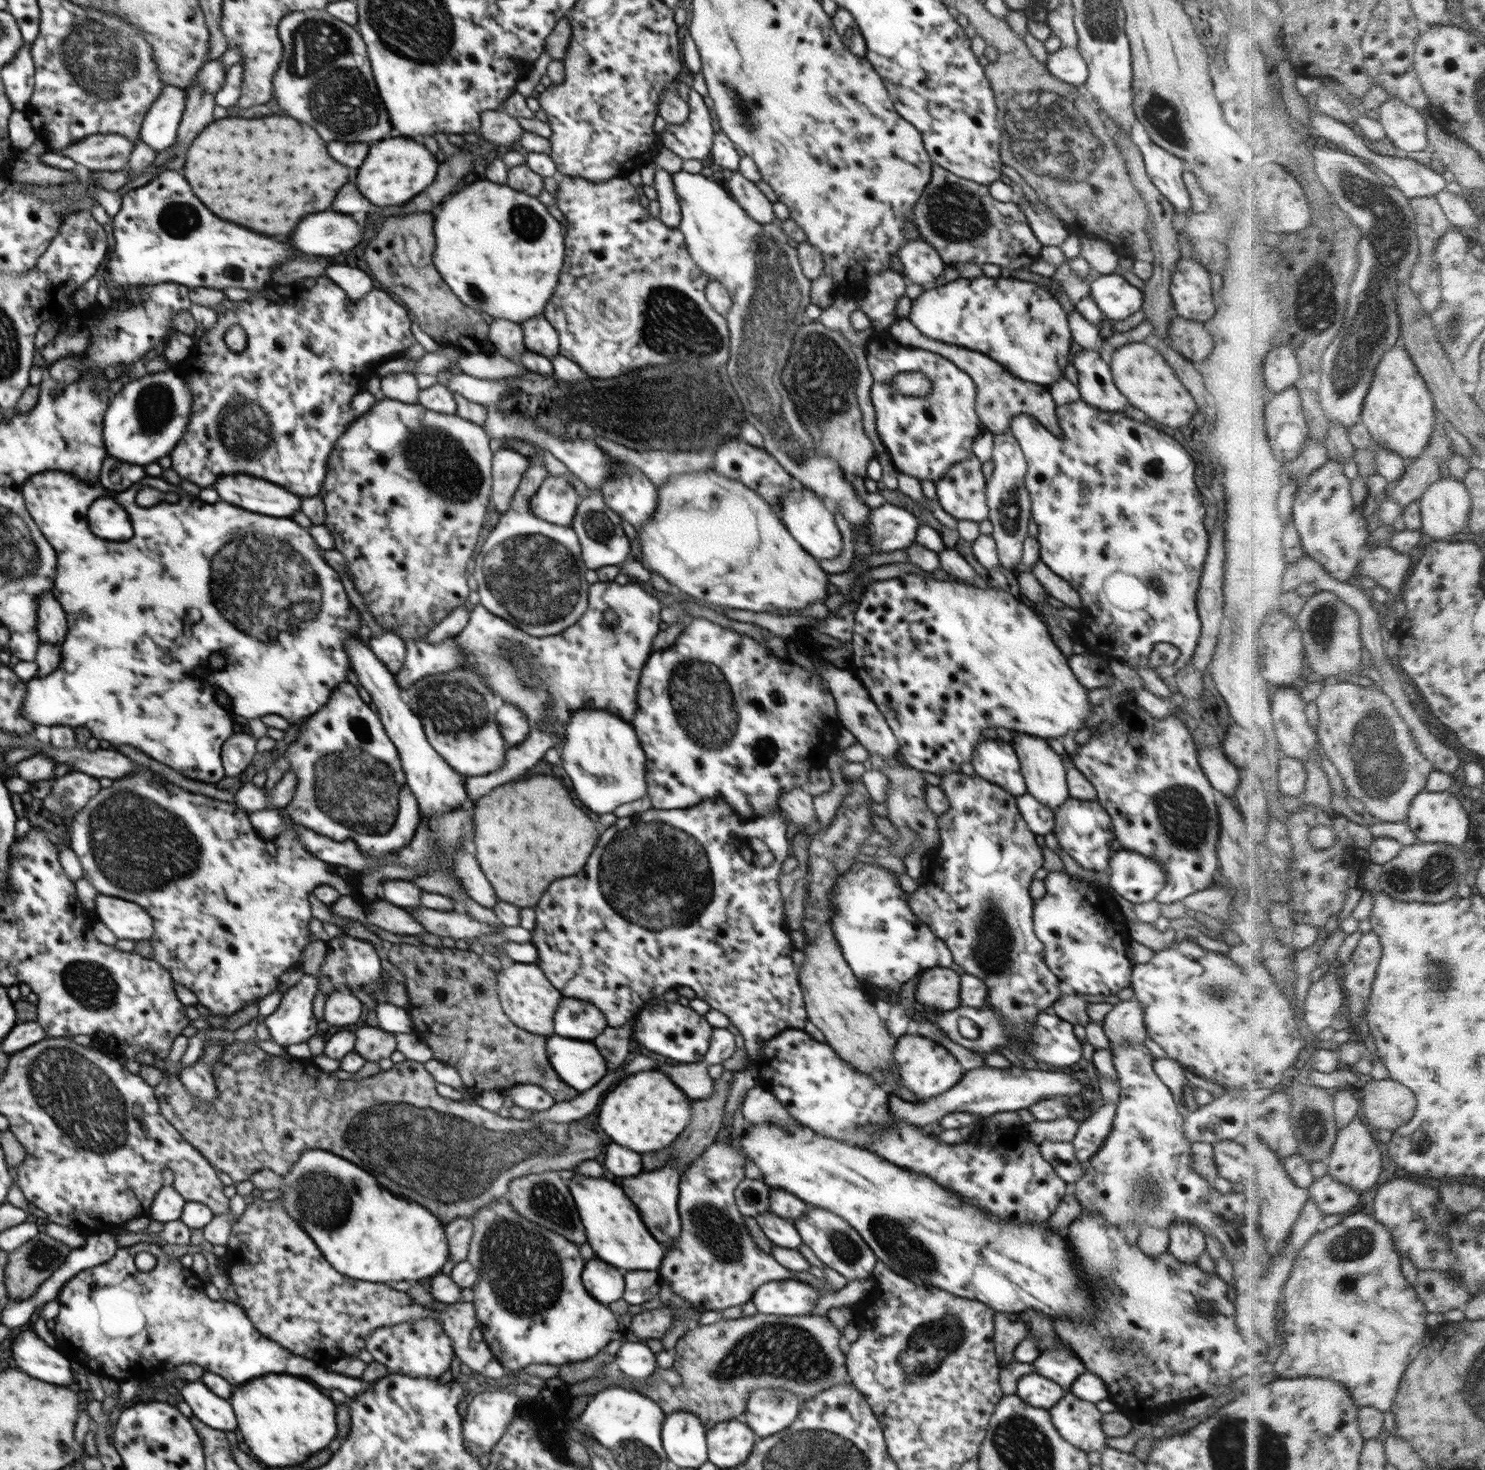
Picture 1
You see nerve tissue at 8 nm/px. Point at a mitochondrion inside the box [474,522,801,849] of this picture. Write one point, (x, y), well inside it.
(535, 580)

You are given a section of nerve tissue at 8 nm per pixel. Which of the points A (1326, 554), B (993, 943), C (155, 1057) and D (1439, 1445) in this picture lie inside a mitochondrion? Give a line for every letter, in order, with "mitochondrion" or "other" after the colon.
A: other
B: mitochondrion
C: other
D: other

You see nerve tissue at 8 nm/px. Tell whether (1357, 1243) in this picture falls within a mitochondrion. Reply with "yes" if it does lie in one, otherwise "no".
yes

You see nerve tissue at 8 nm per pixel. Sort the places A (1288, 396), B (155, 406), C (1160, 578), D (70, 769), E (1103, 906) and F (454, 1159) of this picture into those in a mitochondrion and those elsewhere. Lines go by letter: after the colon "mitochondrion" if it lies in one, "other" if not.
A: other
B: mitochondrion
C: mitochondrion
D: other
E: other
F: mitochondrion

